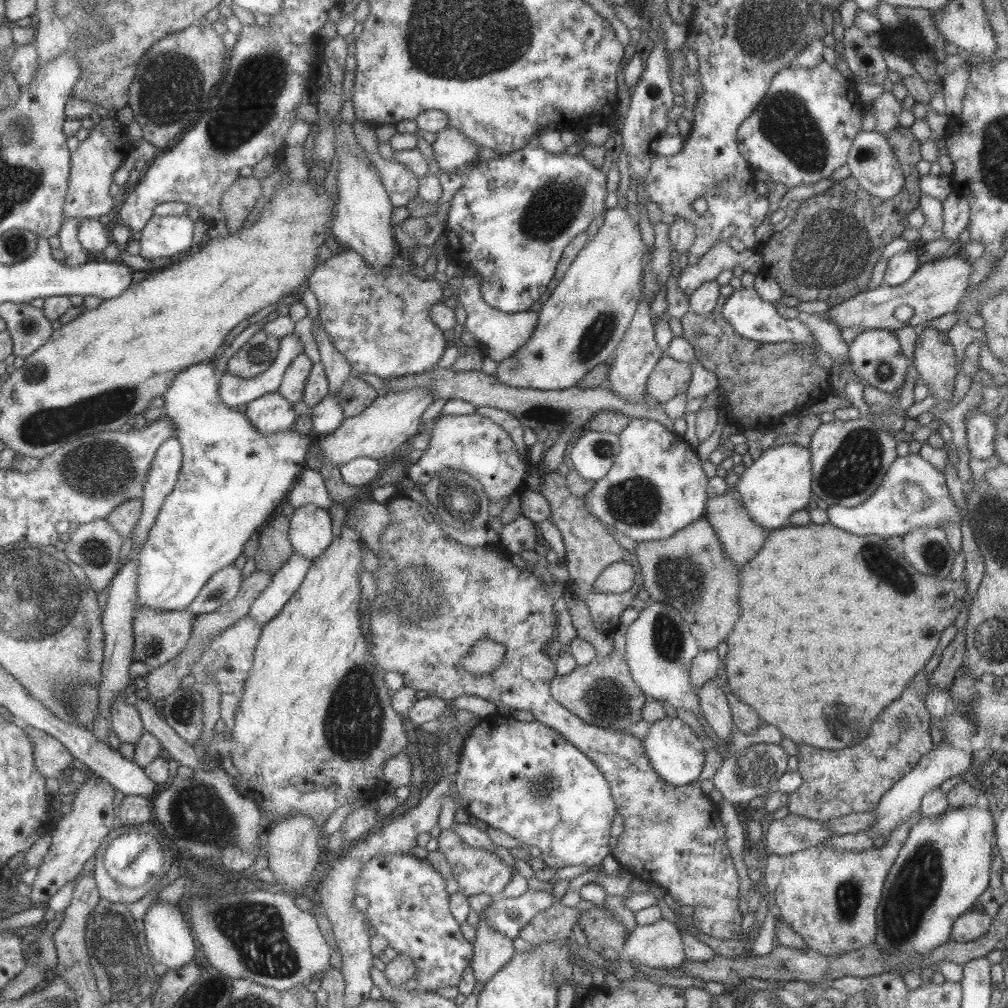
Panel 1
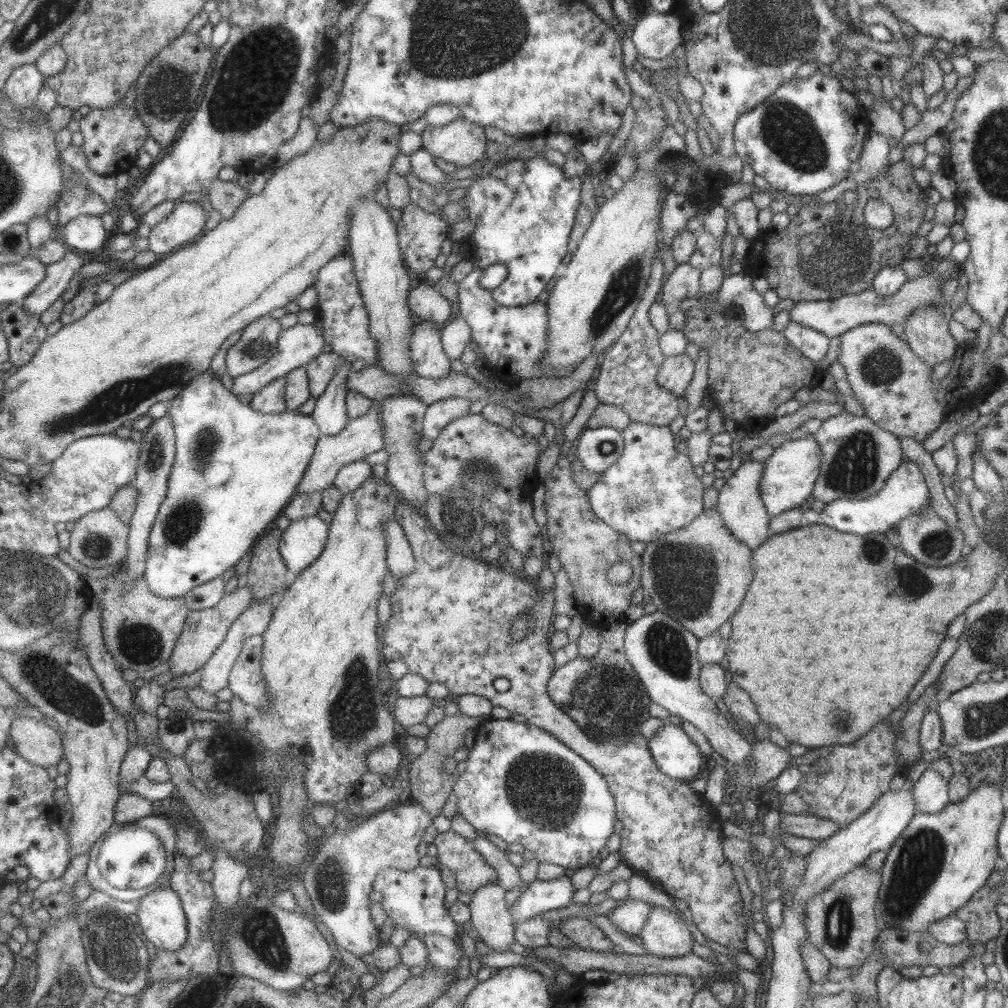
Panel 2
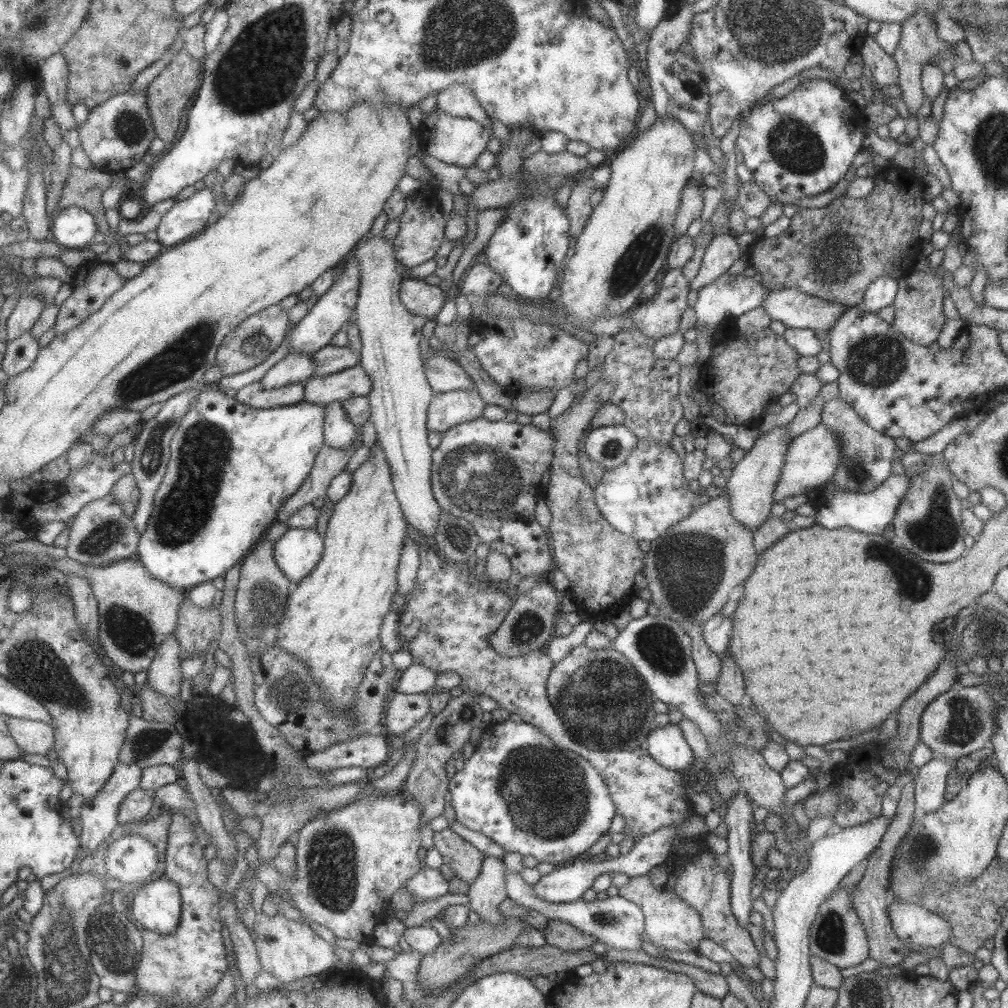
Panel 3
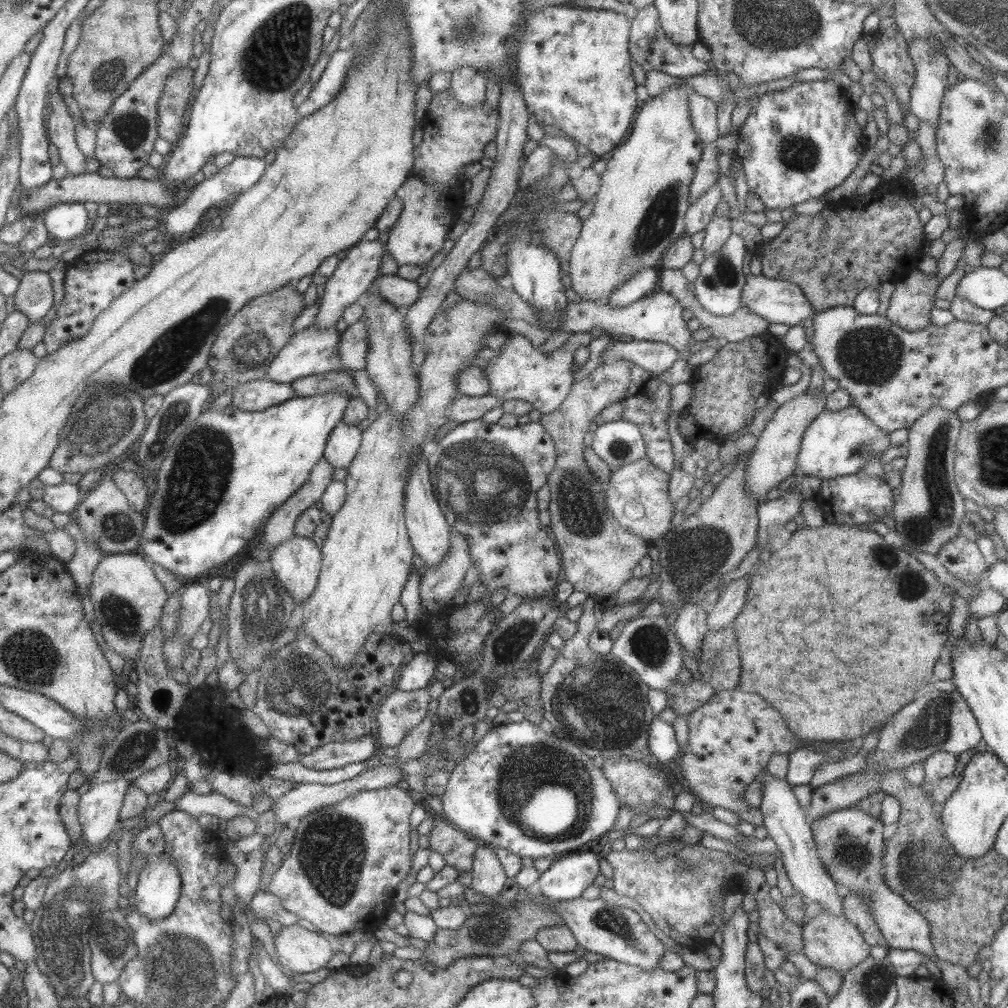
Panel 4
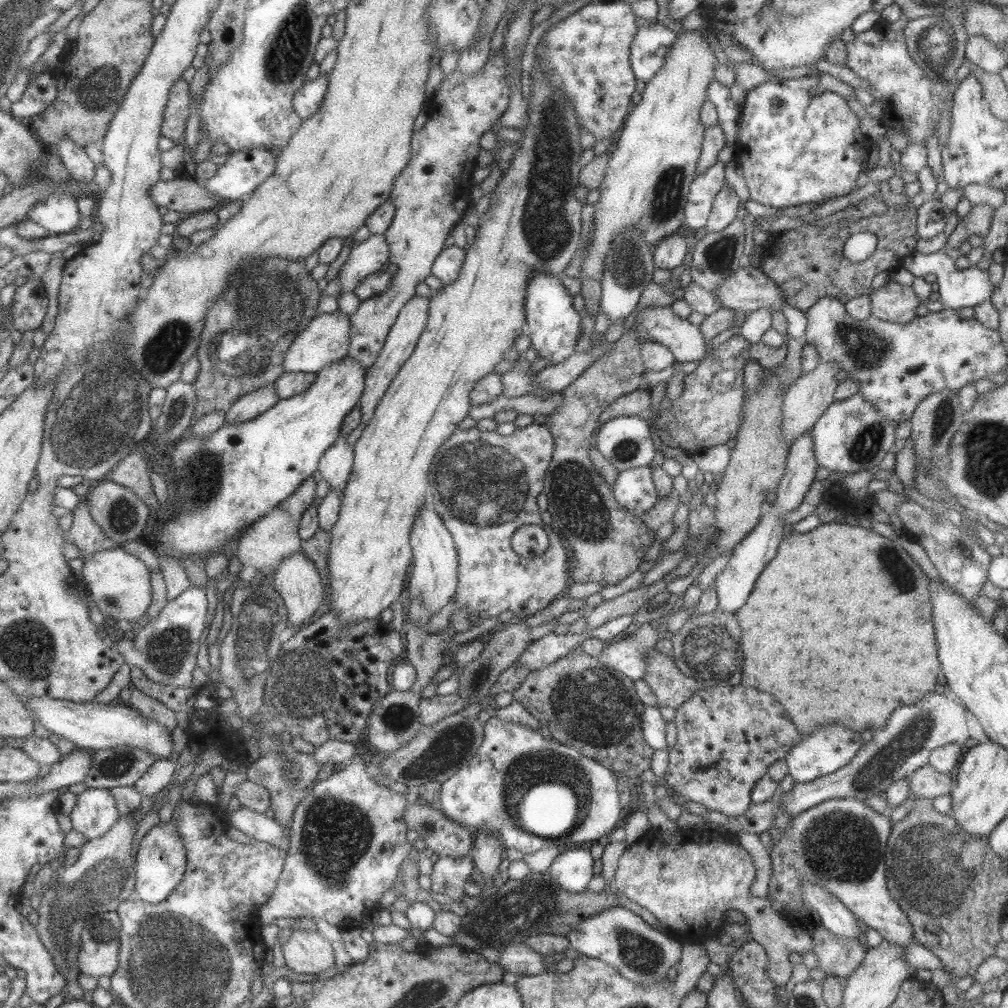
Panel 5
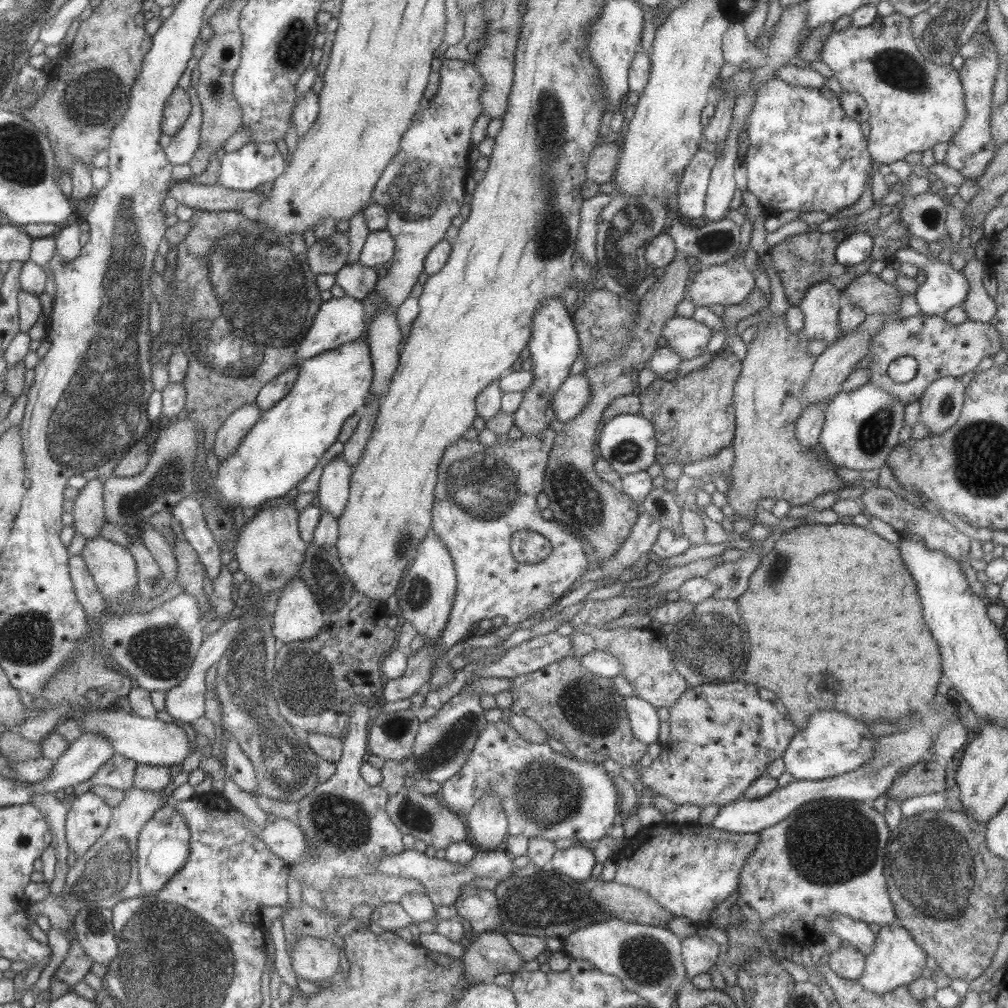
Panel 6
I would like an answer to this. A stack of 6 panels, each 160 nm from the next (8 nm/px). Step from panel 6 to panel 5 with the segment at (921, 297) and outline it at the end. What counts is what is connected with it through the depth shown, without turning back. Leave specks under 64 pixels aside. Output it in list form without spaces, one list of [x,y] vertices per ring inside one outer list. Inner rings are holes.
[[[943,249],[929,254],[921,254],[914,250],[911,255],[901,259],[901,266],[911,272],[914,277],[923,277],[926,274],[935,275],[934,284],[937,286],[937,292],[933,297],[941,302],[943,309],[974,307],[988,299],[995,287],[989,282],[987,271],[971,265],[965,269],[957,270],[953,265],[953,261],[953,259],[943,254]]]

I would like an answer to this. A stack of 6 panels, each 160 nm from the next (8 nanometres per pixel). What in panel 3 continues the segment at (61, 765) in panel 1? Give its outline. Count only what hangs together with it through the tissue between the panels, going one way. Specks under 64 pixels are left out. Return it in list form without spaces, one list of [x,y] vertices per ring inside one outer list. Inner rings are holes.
[[[7,717],[4,721],[15,744],[27,754],[41,754],[54,743],[52,725],[44,722]]]

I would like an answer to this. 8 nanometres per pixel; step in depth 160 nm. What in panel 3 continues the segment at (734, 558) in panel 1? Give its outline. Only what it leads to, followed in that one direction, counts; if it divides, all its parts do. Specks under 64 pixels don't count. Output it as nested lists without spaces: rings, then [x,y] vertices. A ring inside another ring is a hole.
[[[777,426],[760,435],[752,448],[736,463],[731,470],[731,476],[726,480],[724,490],[727,492],[729,510],[733,518],[751,532],[770,517],[771,506],[774,504],[773,491],[783,469],[789,442],[785,426]]]

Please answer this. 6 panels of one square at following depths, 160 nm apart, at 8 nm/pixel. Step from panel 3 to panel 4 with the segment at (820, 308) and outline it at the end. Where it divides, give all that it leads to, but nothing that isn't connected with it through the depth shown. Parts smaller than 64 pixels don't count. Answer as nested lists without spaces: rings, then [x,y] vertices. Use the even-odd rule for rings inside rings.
[[[751,274],[745,277],[743,288],[739,293],[739,306],[748,308],[769,323],[788,324],[789,326],[797,325],[804,318],[812,318],[815,312],[796,284]]]

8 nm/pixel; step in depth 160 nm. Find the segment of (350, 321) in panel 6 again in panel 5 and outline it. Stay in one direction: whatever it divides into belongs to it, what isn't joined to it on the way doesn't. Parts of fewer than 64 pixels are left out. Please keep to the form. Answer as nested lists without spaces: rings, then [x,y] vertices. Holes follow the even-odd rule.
[[[339,307],[333,312],[317,313],[307,326],[297,333],[284,355],[284,372],[316,373],[320,368],[331,363],[338,363],[348,354],[350,315]]]

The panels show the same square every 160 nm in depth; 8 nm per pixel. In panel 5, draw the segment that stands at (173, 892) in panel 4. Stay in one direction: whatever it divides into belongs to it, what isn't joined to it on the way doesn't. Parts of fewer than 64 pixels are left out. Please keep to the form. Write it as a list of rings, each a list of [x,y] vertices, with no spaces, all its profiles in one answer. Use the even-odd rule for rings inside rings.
[[[170,821],[158,822],[149,828],[138,844],[134,856],[136,883],[134,897],[147,904],[159,904],[167,898],[175,885],[183,878],[186,867],[186,850],[176,831],[175,825]]]

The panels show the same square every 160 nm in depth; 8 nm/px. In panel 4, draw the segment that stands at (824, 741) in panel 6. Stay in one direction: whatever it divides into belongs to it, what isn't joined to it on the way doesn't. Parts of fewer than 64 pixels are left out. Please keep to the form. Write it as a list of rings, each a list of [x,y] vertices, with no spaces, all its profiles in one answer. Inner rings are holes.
[[[833,746],[828,751],[815,751],[806,747],[799,747],[788,755],[788,769],[786,781],[790,785],[809,784],[815,770],[823,762],[838,762],[844,758],[841,749],[845,746]]]

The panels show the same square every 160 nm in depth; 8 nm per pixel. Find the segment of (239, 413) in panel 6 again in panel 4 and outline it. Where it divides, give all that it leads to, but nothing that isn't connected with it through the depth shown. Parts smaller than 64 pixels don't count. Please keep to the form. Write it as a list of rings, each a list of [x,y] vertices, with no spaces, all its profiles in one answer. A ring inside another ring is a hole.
[[[259,378],[238,384],[231,395],[231,406],[247,412],[259,411],[279,404],[294,396],[290,384],[278,383],[268,378]]]

